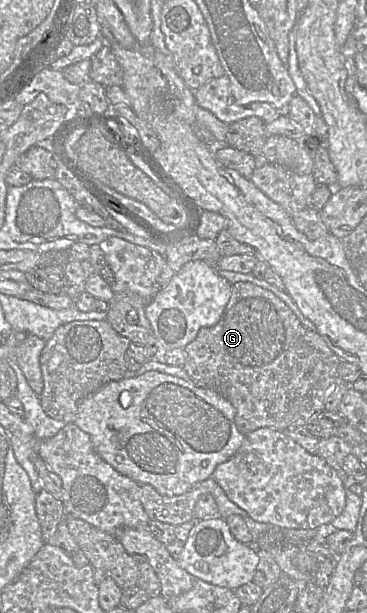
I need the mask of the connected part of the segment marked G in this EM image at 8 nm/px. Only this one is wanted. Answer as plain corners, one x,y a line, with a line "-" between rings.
238,282
232,285
230,300
219,322
212,327
201,328
196,338
184,347
186,360
182,366
190,380
198,387
210,389
228,400
236,409
235,423
238,430
247,435
262,427
285,430
299,426
307,426
309,420
325,410
325,397
338,376
341,359
332,351
318,332
306,329
288,306
272,292
249,282

